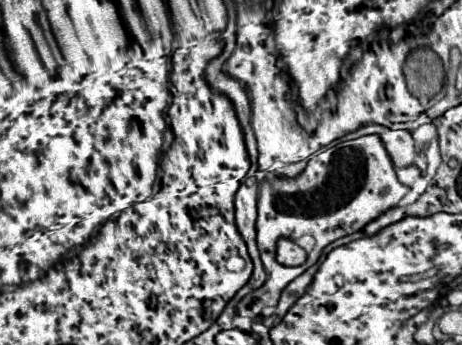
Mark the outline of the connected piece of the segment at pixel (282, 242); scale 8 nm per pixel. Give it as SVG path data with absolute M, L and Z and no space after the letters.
M280 238L276 244L276 260L284 266L300 266L306 260L306 252L296 242Z

